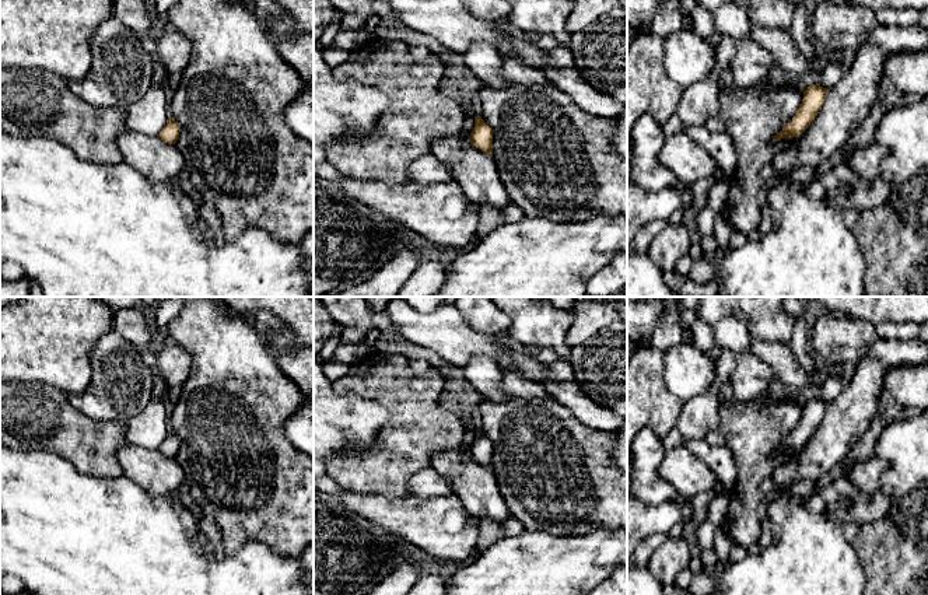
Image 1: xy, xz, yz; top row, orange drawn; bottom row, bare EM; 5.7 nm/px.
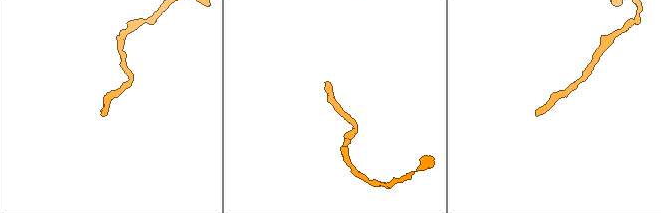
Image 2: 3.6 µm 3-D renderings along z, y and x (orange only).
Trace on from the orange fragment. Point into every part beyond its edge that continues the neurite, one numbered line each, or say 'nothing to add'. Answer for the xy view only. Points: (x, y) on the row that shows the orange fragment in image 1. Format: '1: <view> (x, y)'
nothing to add

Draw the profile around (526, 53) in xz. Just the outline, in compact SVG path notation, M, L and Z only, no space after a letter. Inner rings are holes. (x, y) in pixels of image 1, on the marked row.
M514 38L514 52L515 53L511 57L504 60L516 60L521 64L533 69L542 69L543 66L550 64L550 60L544 56L544 50L529 41Z

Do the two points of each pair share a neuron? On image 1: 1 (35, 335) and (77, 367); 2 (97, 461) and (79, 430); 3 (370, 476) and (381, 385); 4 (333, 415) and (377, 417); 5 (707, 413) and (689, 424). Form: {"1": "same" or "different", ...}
{"1": "same", "2": "same", "3": "same", "4": "same", "5": "same"}

